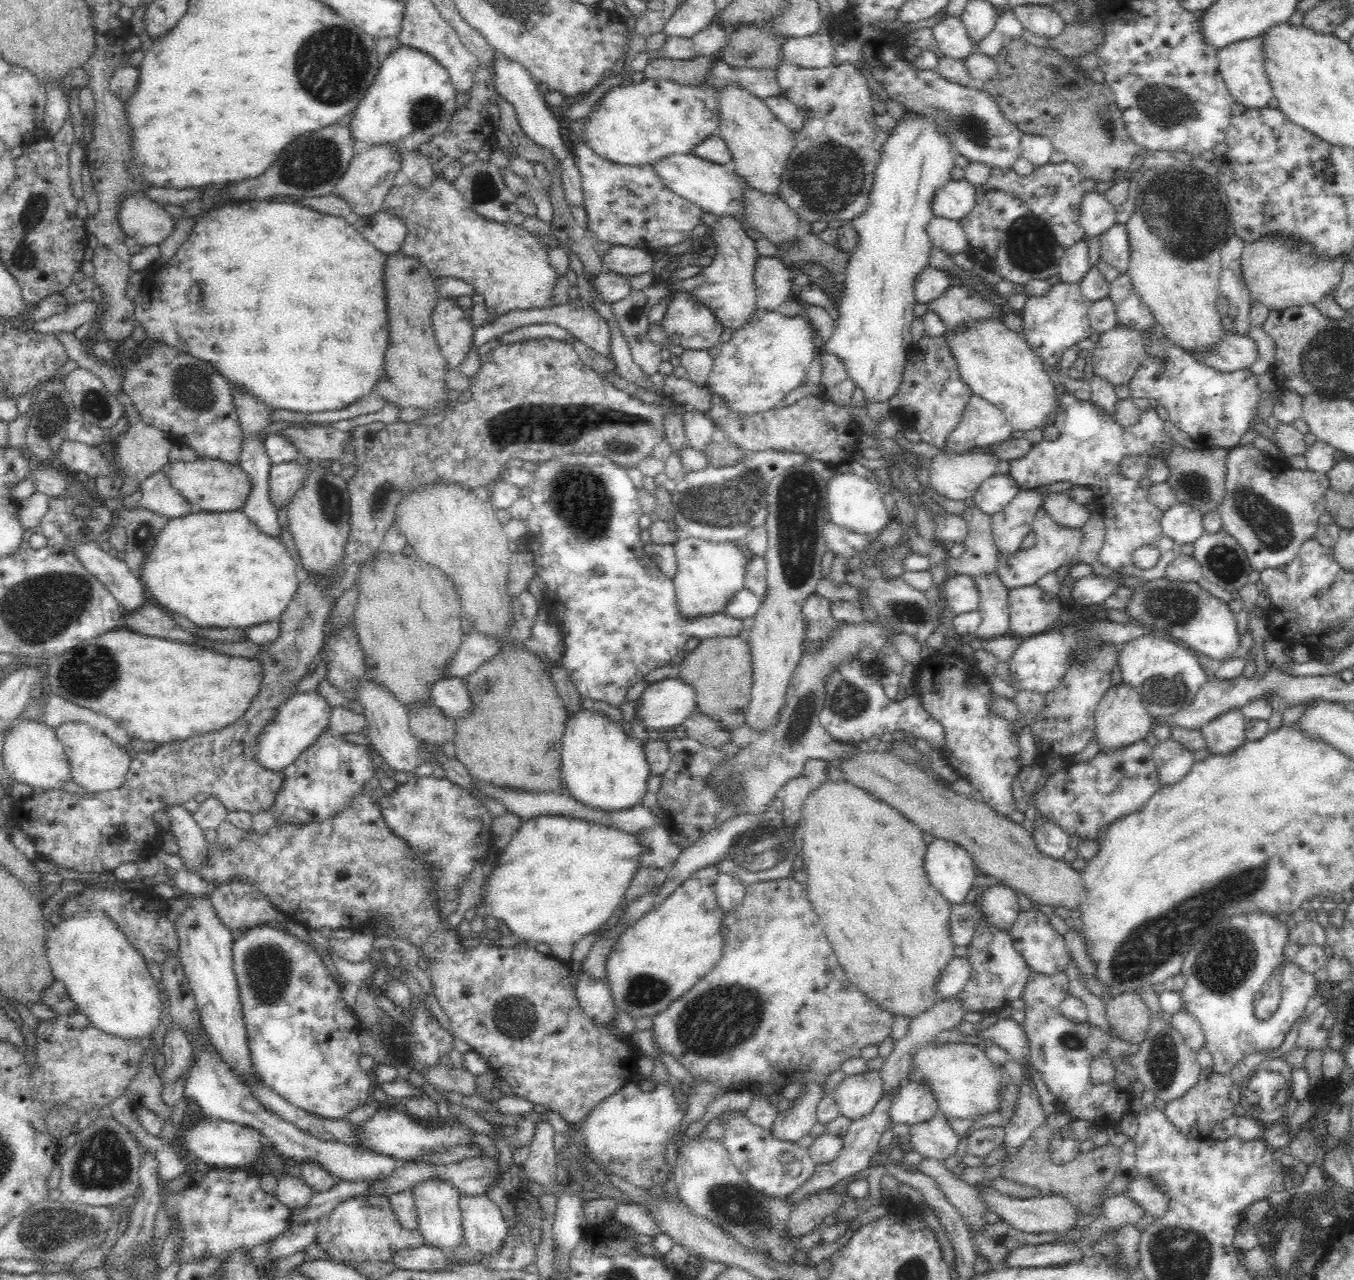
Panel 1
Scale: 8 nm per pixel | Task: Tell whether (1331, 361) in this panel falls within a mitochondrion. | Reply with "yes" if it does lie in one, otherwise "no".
yes

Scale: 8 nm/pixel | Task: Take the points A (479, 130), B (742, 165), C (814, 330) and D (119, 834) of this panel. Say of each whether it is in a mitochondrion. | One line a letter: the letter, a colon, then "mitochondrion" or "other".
A: mitochondrion
B: other
C: other
D: mitochondrion

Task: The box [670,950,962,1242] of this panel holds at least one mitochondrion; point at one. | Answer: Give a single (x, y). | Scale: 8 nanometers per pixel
(718, 1021)

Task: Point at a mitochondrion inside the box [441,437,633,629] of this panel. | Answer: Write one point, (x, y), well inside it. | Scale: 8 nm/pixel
(582, 499)

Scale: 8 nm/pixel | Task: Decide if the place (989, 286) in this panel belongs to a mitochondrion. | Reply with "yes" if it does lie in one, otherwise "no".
no

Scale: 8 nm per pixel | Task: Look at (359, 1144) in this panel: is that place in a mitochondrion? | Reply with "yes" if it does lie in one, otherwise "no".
no

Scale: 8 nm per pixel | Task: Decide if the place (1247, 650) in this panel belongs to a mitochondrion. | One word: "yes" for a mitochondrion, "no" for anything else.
no

